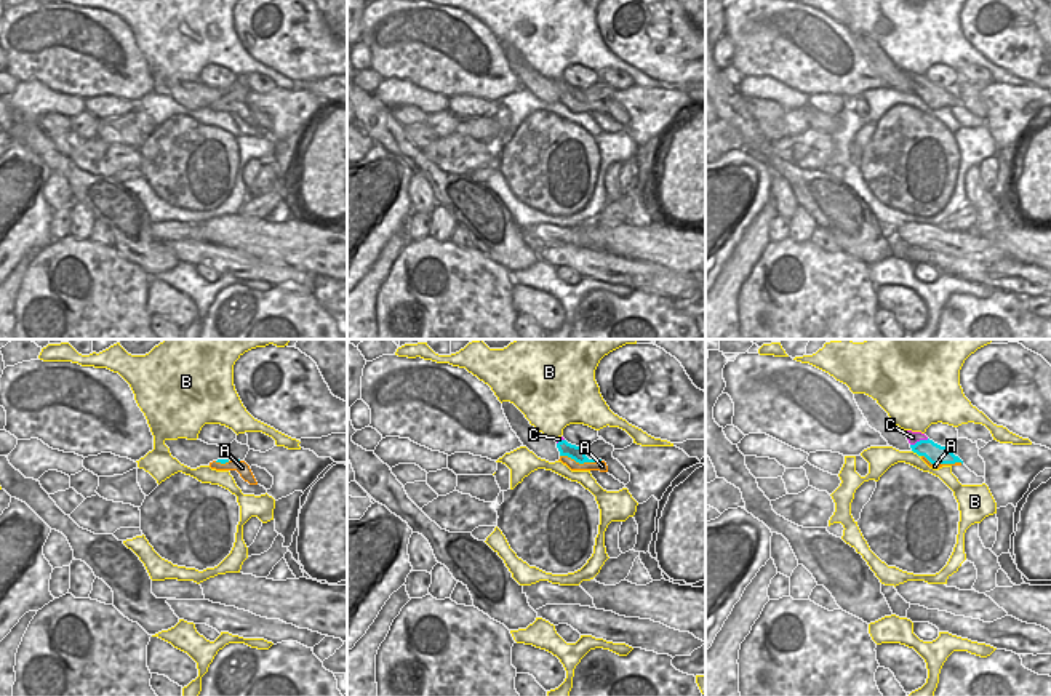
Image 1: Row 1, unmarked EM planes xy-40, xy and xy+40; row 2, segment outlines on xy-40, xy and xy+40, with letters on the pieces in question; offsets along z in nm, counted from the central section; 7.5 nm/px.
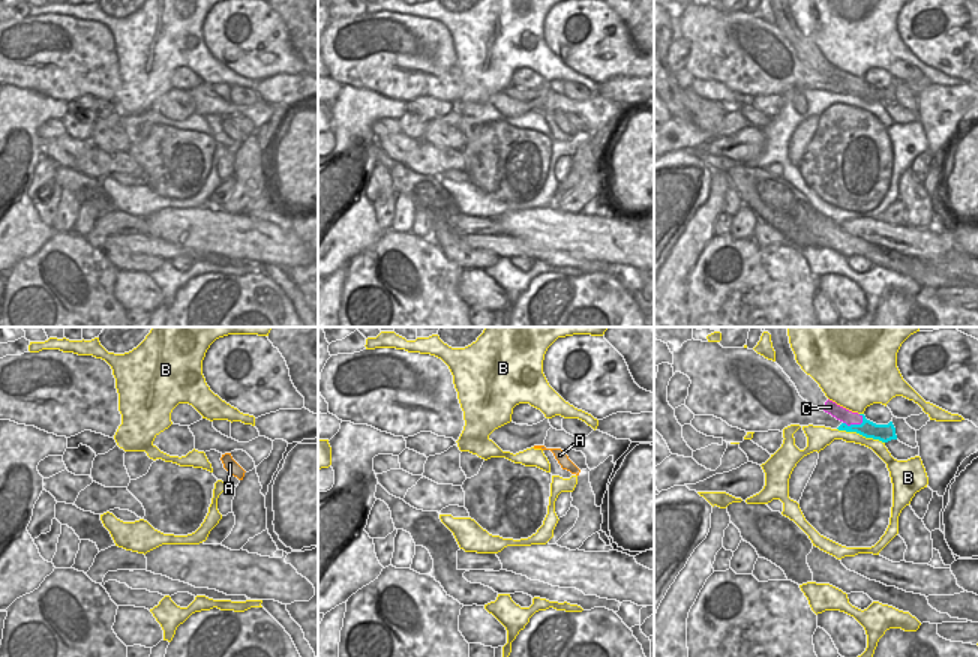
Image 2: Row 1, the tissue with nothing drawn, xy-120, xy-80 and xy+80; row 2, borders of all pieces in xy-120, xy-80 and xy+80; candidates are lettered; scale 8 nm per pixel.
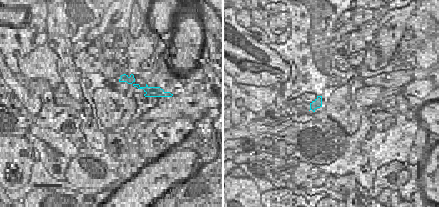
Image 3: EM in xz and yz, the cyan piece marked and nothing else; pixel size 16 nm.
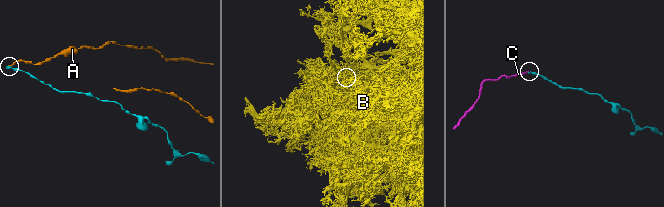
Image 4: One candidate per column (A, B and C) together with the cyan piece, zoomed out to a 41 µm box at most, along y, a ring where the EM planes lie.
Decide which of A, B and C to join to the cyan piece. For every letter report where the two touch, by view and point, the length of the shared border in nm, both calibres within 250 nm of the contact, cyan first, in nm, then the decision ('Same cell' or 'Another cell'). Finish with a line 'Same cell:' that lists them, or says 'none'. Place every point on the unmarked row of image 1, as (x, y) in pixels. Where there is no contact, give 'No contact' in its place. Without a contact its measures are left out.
A: Touches cyan at xy (581, 104). Shared border 320 nm. Thickness 110 nm (cyan) against 80 nm. Another cell
B: Touches cyan at xy+40 (917, 95). Shared border 90 nm. Thickness 150 nm (cyan) against 170 nm. Another cell
C: Touches cyan at xy+40 (920, 82). Shared border 150 nm. Thickness 150 nm (cyan) against 90 nm. Another cell
Same cell: none

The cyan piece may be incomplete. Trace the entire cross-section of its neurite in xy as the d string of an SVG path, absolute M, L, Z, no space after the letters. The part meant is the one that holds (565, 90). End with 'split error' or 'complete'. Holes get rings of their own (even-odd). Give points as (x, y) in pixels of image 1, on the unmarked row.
M566 82L558 83L557 90L560 93L560 98L568 98L568 99L574 101L579 106L584 106L584 104L601 104L601 101L589 101L585 98L582 88L571 86Z; complete

